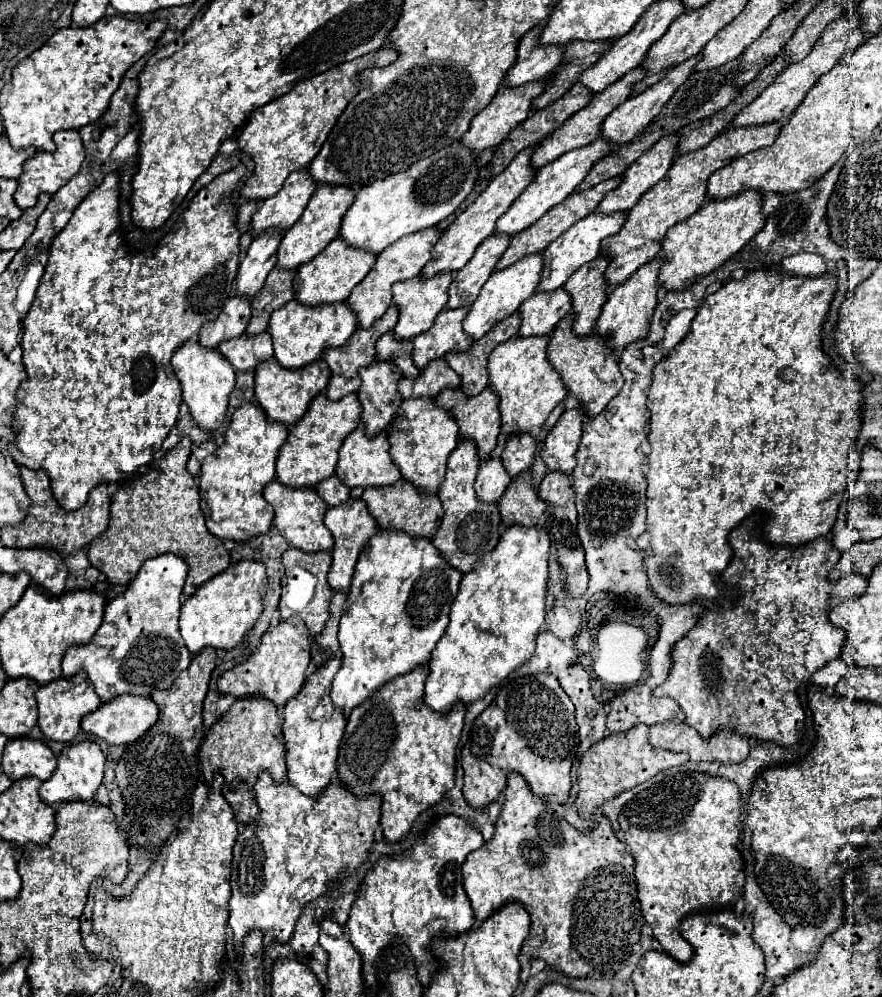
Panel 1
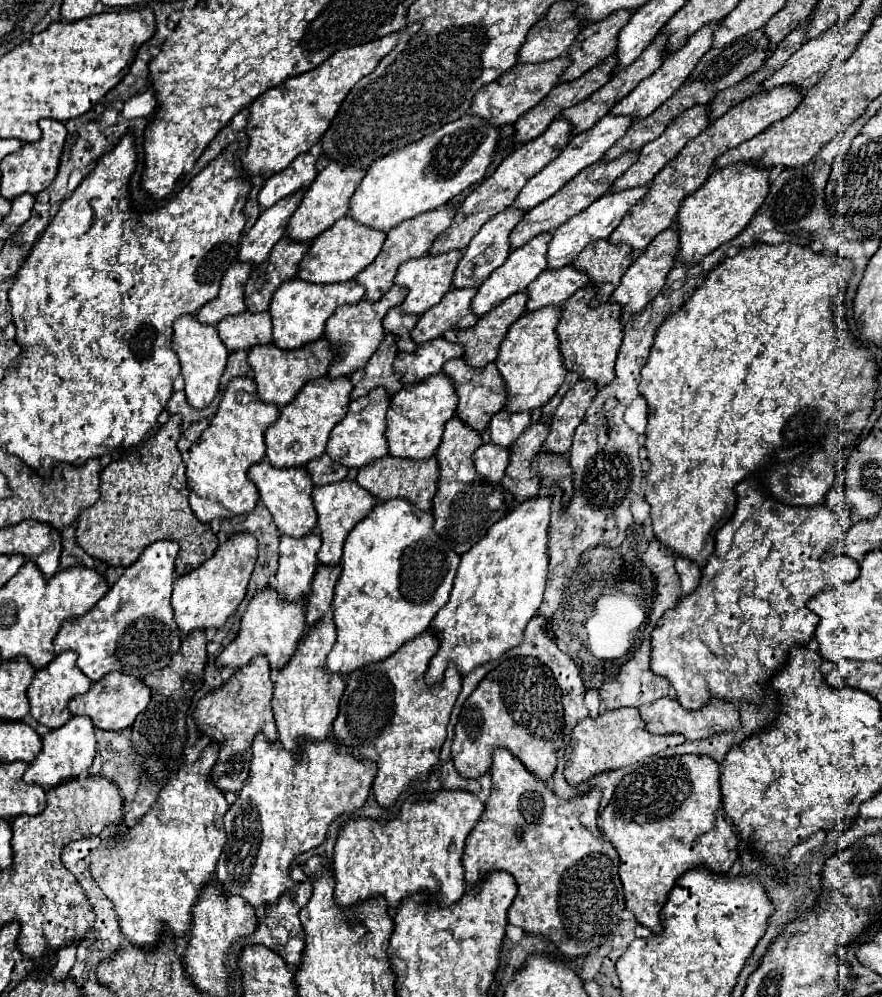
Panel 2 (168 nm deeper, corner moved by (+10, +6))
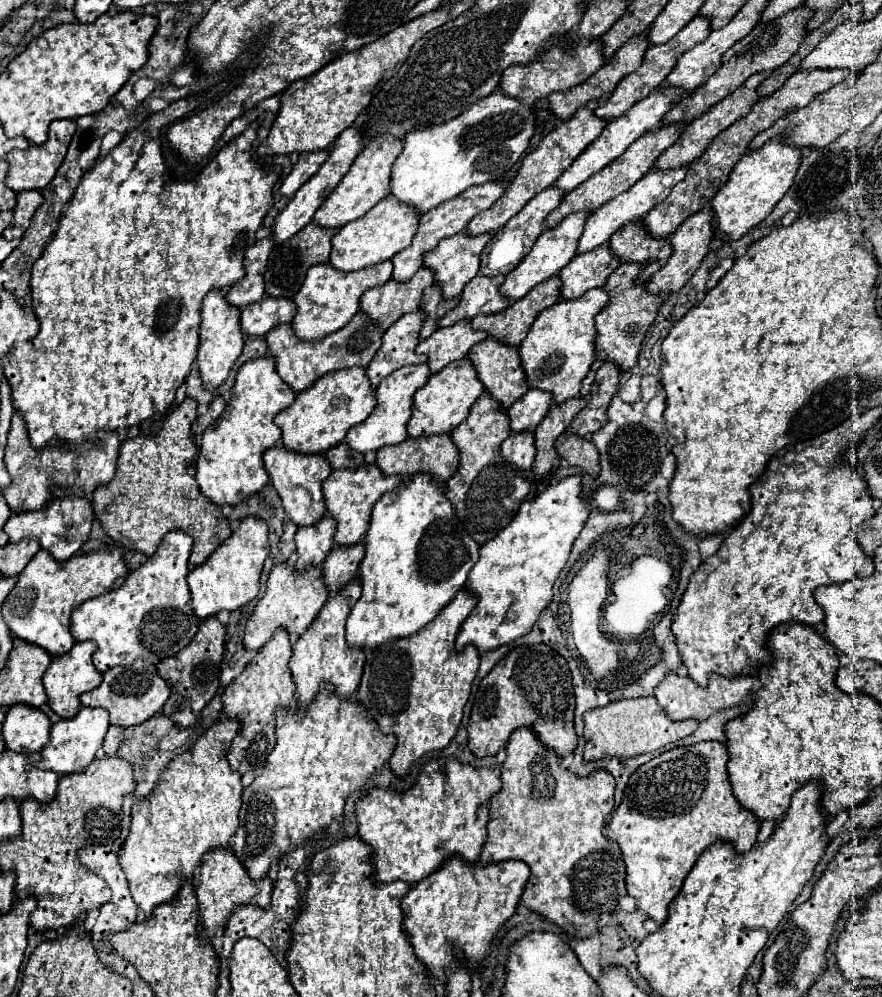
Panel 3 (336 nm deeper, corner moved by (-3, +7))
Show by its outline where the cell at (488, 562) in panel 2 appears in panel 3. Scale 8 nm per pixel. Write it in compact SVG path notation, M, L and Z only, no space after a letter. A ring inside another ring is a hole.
M580 477L560 479L536 499L524 501L512 523L480 547L480 559L464 585L478 601L460 627L456 639L458 653L466 645L476 645L482 655L530 633L540 613L550 605L554 581L588 519L588 505L580 499L580 491Z

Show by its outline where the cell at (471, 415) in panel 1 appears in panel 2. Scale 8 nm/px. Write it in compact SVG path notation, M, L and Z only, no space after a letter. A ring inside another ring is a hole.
M453 358L449 362L445 362L443 372L447 376L451 376L457 396L459 396L459 406L457 406L457 414L463 418L463 422L467 422L473 430L483 432L487 428L487 424L491 422L493 414L497 414L507 400L507 390L505 390L505 382L501 378L501 372L497 370L497 366L491 362L485 368L473 368L465 362L465 358Z

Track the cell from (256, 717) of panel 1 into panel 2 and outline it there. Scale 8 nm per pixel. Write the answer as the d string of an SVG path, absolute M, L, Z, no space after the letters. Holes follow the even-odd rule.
M265 656L253 658L253 662L245 664L241 670L235 670L235 674L225 682L223 686L215 688L207 696L203 696L197 704L195 710L195 720L197 726L203 734L207 734L213 742L219 742L219 758L211 770L211 780L219 790L231 790L239 792L247 772L249 772L249 762L251 762L251 742L255 734L261 730L269 736L269 740L275 740L277 728L273 720L273 710L271 710L271 698L273 698L273 682L269 678L271 666Z

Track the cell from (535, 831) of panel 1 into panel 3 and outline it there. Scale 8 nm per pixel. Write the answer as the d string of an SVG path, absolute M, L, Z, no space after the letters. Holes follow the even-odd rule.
M516 729L506 745L506 761L502 763L502 791L490 799L488 839L480 853L480 865L518 859L524 861L532 875L522 895L522 905L536 911L544 919L556 923L564 933L586 939L600 931L600 915L612 913L618 899L628 895L626 869L618 843L604 837L602 827L614 809L614 777L606 771L594 771L590 777L576 777L560 767L554 751L542 747L532 729Z

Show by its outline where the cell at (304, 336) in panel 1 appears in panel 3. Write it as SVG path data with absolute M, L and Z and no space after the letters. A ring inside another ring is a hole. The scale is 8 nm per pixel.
M384 261L382 265L372 265L370 269L362 269L362 273L334 273L334 269L330 269L328 263L312 267L306 273L302 287L292 299L296 303L296 315L292 321L296 337L302 341L318 341L328 333L342 329L358 313L358 303L364 291L384 285L390 279L390 275L392 275L390 261Z

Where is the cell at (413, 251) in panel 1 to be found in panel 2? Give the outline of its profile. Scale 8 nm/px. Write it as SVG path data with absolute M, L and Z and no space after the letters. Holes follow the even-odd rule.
M445 204L445 206L439 206L437 210L431 210L429 214L421 214L421 216L417 216L417 218L413 218L413 222L403 222L401 226L395 226L393 230L389 230L387 240L385 240L383 250L381 250L381 256L377 256L375 262L371 262L371 264L367 266L367 270L363 270L363 272L355 278L359 284L363 284L363 286L367 288L365 298L371 300L371 302L377 302L377 300L393 286L393 278L395 278L399 266L401 266L403 262L411 260L411 258L421 258L421 256L425 256L425 254L429 252L429 248L433 246L435 238L437 238L445 228L451 226L451 222L453 222L453 218L455 218L455 212L457 212L455 206Z

